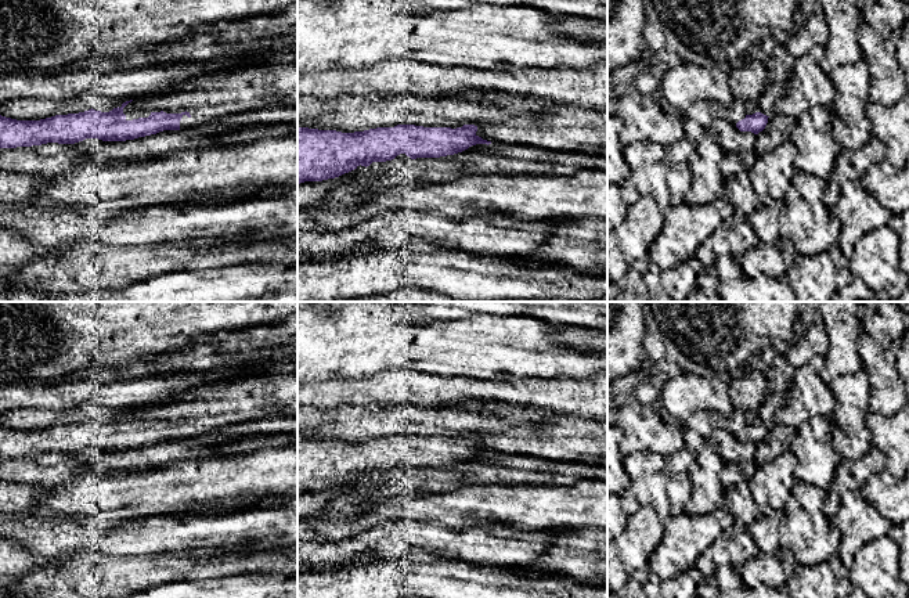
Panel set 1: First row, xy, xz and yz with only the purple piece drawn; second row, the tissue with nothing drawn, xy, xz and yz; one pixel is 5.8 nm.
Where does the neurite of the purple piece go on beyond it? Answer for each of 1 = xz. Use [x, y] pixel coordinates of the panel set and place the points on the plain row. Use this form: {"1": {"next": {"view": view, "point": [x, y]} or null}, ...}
{"1": {"next": null}}

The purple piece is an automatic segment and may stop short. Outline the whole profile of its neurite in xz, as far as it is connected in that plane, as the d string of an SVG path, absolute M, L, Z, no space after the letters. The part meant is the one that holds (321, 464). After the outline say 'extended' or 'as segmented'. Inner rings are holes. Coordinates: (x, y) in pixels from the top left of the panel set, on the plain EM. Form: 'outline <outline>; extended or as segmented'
outline M397 435L354 443L297 437L297 494L335 489L360 475L367 478L372 472L392 471L400 464L405 464L411 469L440 468L462 462L476 454L491 454L479 447L476 442L475 435L463 435L457 439Z; as segmented

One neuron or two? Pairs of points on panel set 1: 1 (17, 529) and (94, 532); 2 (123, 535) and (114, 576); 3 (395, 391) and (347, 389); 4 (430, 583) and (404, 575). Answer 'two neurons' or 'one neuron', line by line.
1: one neuron
2: two neurons
3: one neuron
4: one neuron

